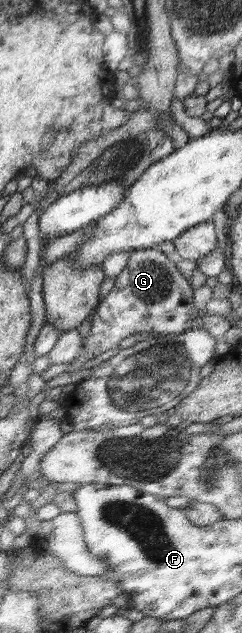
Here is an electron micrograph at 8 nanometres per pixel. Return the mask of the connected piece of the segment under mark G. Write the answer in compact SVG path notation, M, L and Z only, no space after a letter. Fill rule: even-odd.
M159 248L139 249L131 252L125 269L115 278L110 293L100 300L95 308L94 315L88 318L91 321L91 330L84 339L84 351L89 359L117 347L119 342L133 334L181 334L191 329L205 329L203 315L193 304L193 287L187 282L183 273L179 272L175 258L166 256Z

